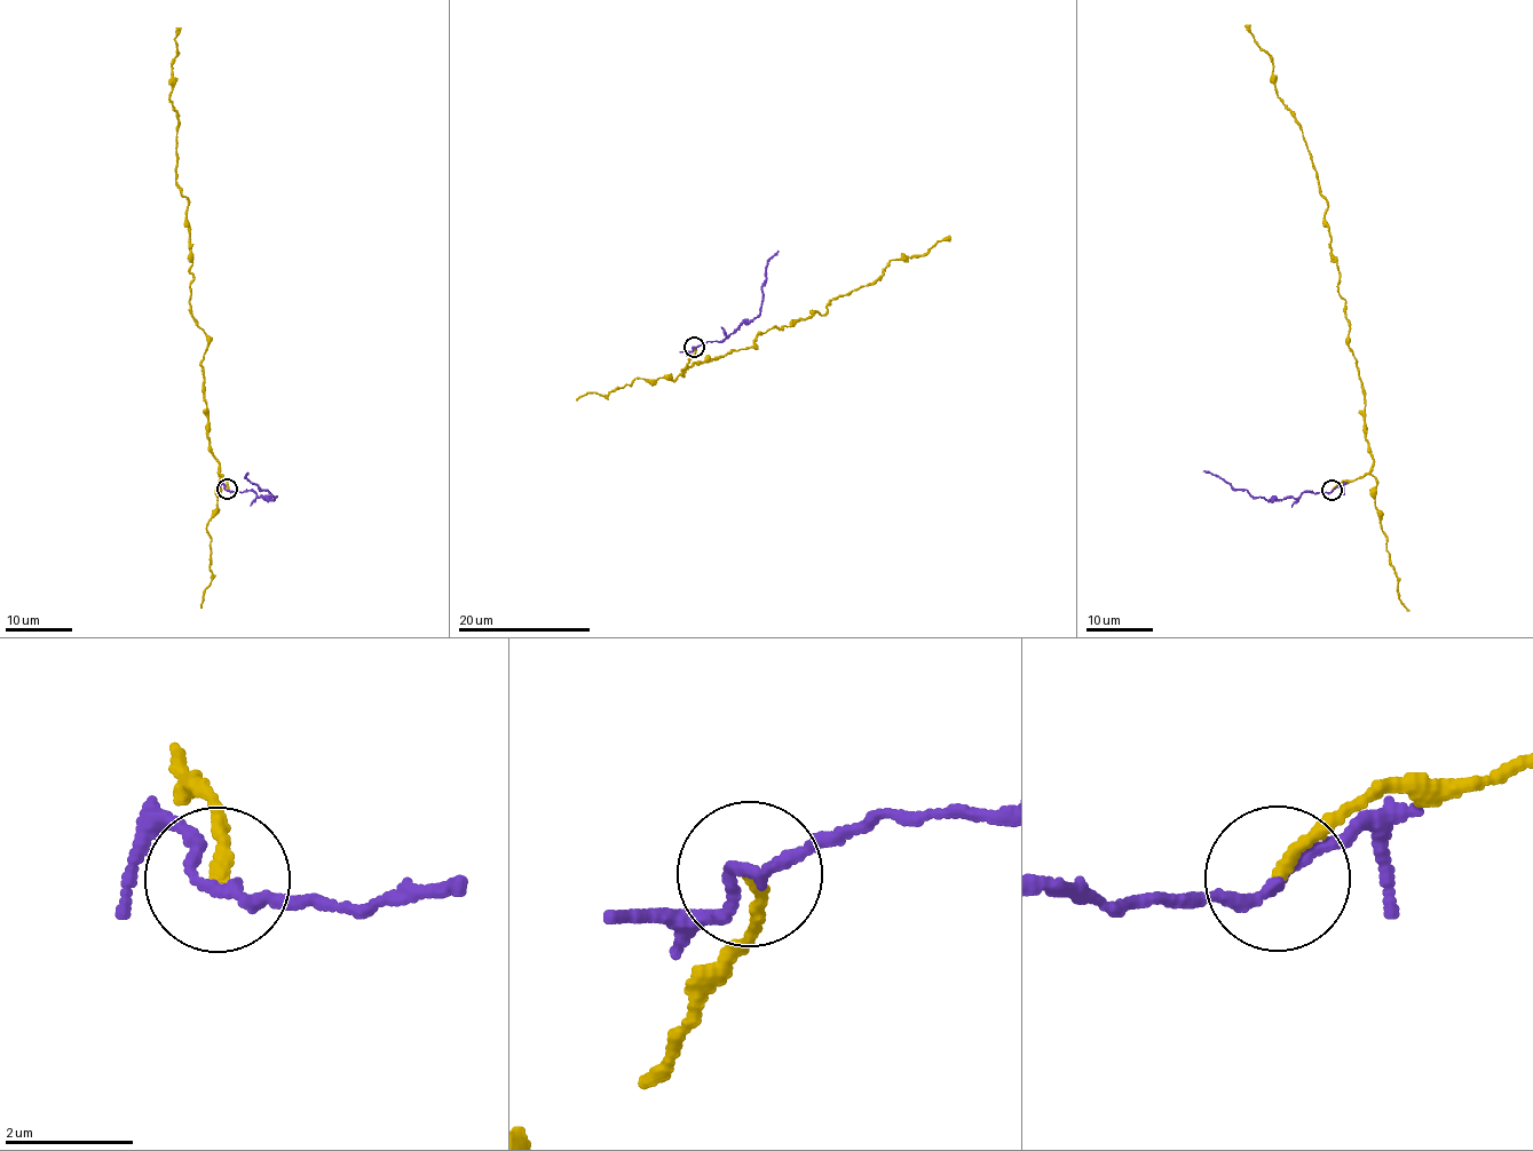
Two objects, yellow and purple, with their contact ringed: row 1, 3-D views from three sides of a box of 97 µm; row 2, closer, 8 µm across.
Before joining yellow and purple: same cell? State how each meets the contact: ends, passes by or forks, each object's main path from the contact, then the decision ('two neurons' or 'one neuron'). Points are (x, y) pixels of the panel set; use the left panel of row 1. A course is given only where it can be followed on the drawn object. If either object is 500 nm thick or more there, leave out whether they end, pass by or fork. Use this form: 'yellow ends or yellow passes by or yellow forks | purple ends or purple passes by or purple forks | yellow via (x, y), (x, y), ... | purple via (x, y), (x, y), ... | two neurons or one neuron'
yellow ends | purple passes by | yellow via (227, 489), (208, 436), (207, 335), (190, 315), (188, 201), (175, 171), (170, 97), (181, 28) | purple via (227, 490), (251, 491), (274, 500), (276, 495), (266, 490), (258, 490), (245, 478), (246, 473) | two neurons

